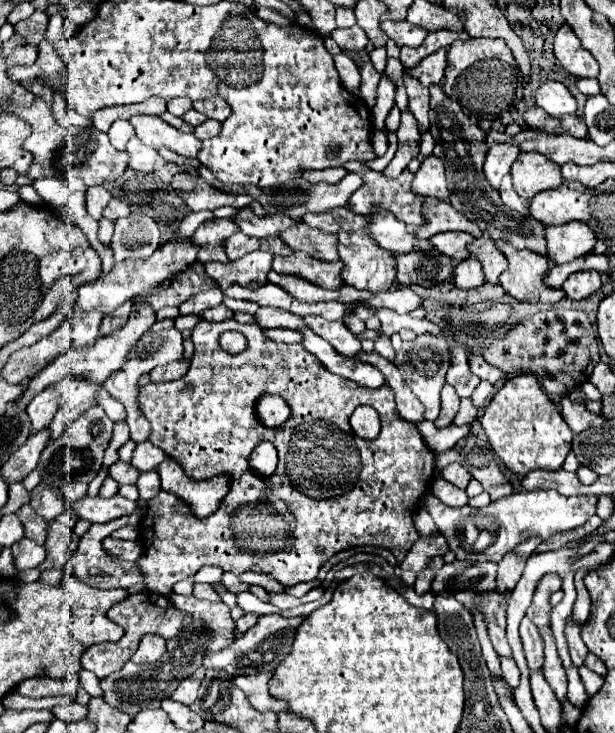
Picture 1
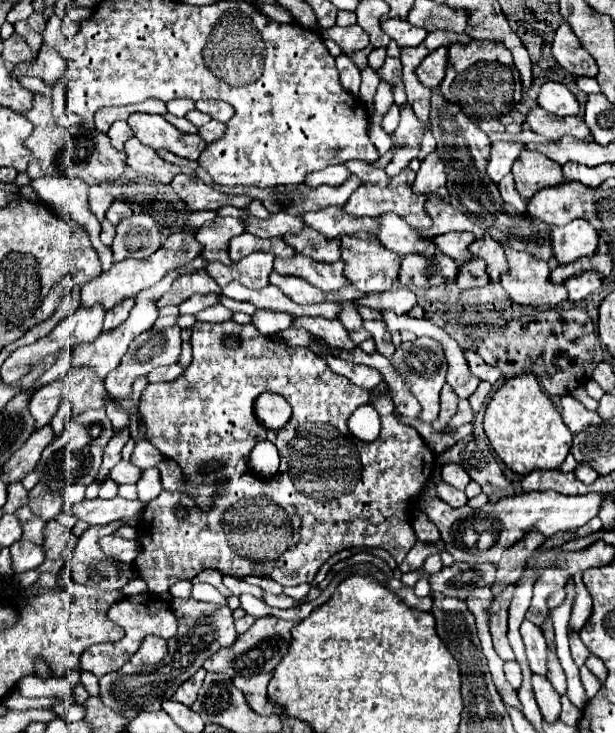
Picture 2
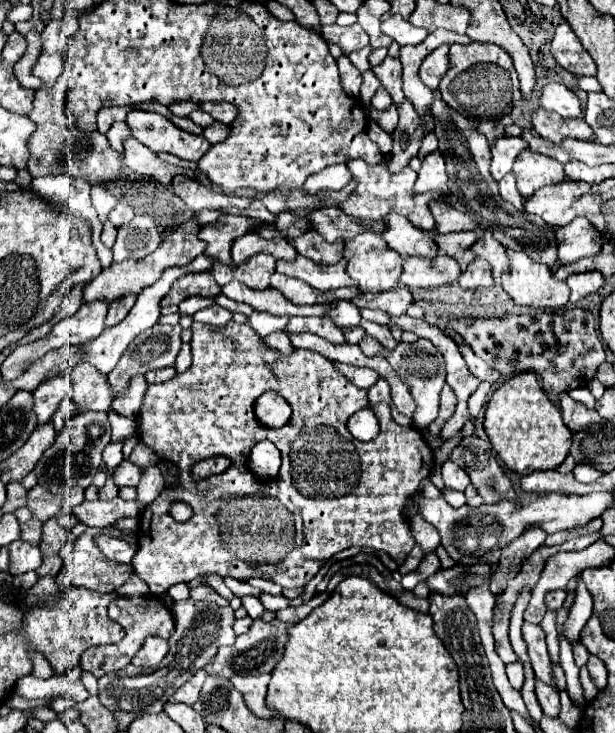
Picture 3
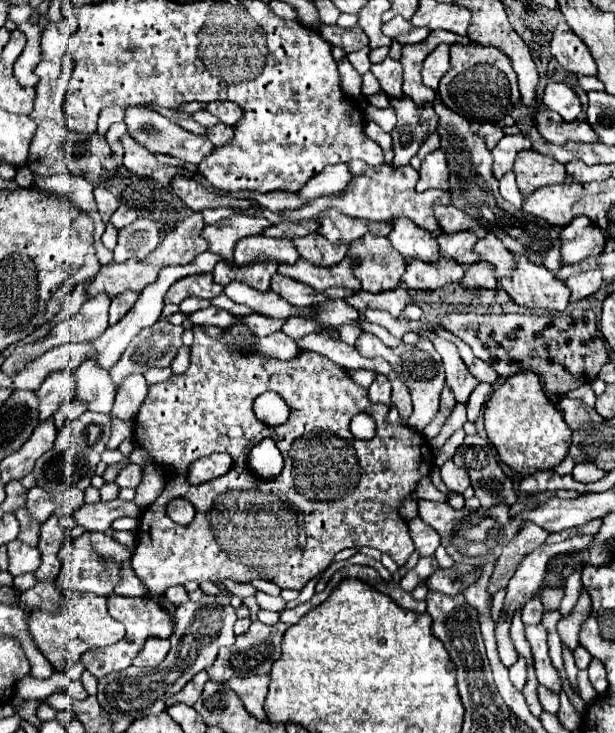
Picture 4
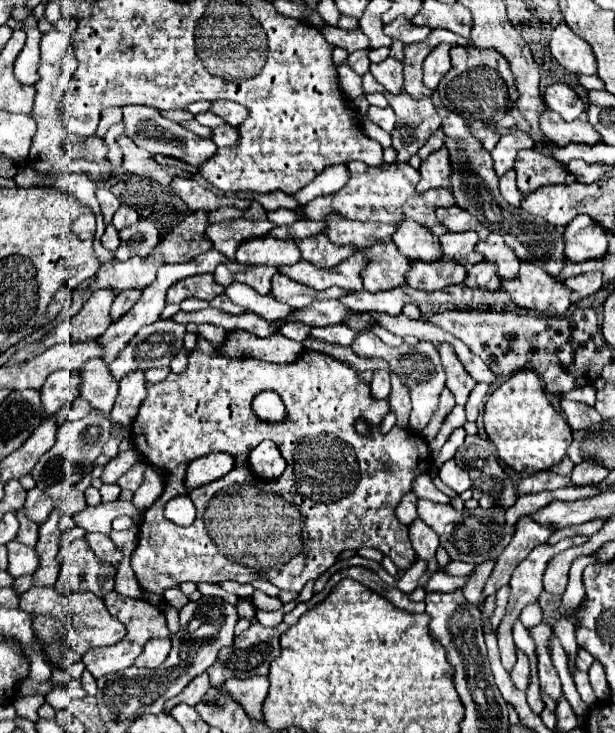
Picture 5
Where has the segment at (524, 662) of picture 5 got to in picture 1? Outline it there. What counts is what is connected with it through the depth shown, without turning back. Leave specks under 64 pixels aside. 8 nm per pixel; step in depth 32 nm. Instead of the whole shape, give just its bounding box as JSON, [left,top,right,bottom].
[500,658,520,688]

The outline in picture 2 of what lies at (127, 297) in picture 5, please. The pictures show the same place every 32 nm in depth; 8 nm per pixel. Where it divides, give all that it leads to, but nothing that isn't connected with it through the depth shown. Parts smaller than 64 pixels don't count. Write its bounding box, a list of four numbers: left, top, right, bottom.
[104,298,134,332]

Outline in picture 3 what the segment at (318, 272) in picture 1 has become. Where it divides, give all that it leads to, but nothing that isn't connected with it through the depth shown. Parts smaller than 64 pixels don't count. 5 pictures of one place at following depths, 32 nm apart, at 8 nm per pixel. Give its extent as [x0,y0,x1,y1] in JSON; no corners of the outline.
[294,254,354,292]

